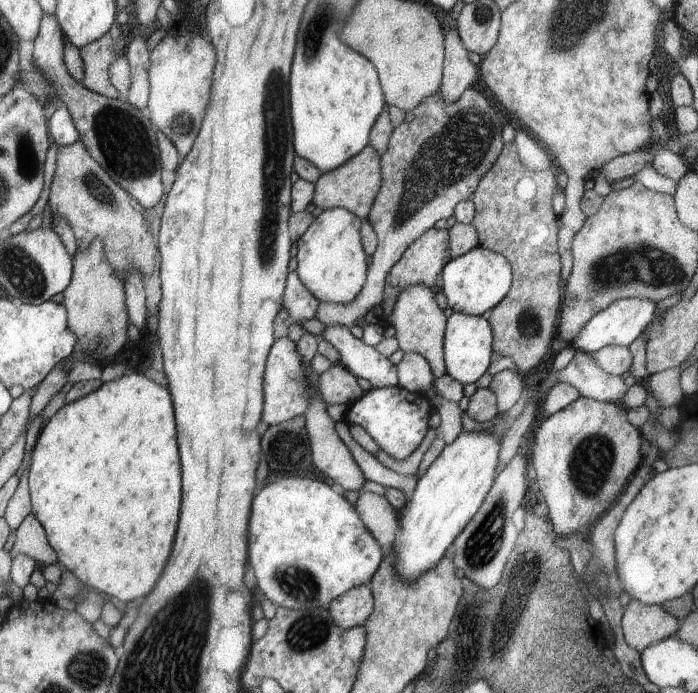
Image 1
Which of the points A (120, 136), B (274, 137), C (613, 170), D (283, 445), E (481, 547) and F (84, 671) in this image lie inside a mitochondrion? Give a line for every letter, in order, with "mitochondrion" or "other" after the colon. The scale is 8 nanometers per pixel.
A: mitochondrion
B: mitochondrion
C: other
D: mitochondrion
E: mitochondrion
F: mitochondrion

